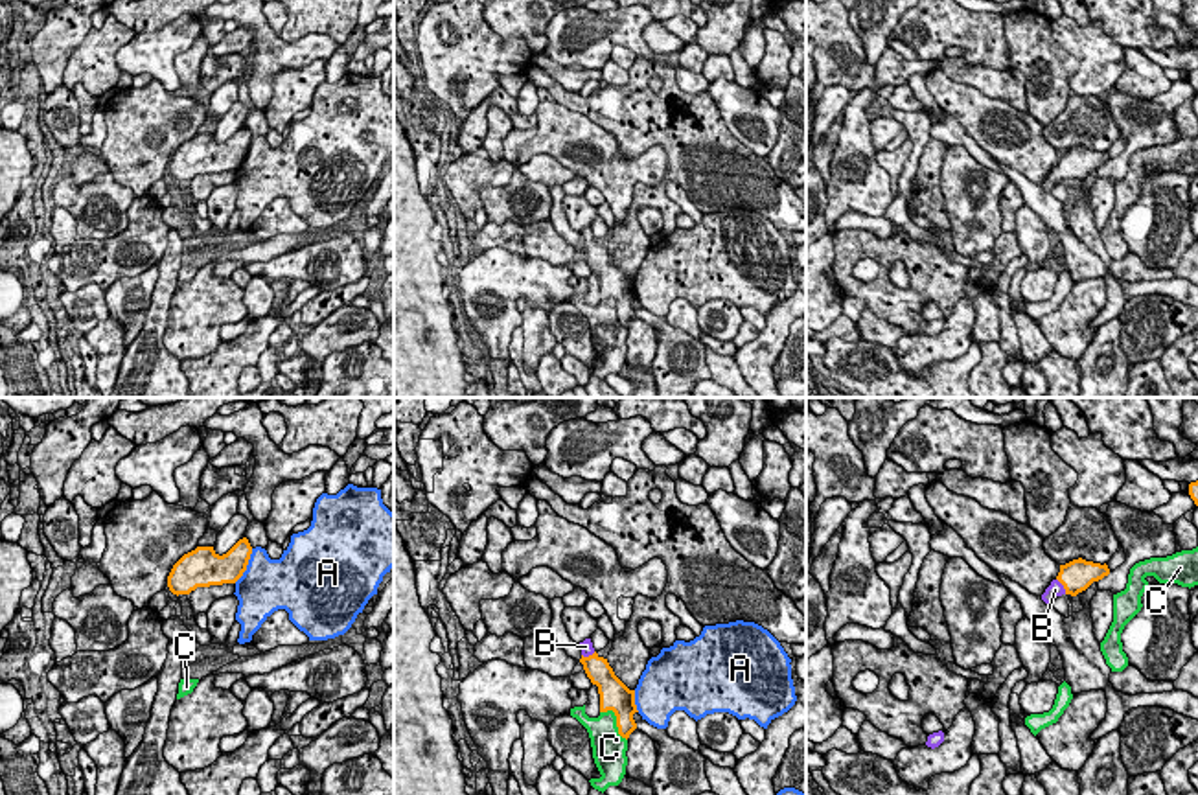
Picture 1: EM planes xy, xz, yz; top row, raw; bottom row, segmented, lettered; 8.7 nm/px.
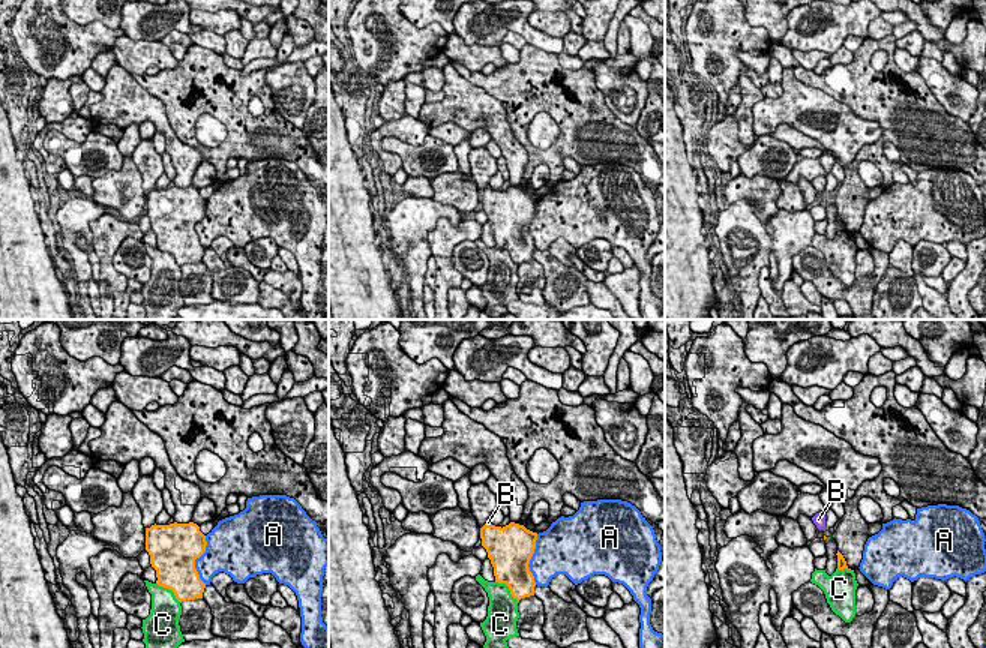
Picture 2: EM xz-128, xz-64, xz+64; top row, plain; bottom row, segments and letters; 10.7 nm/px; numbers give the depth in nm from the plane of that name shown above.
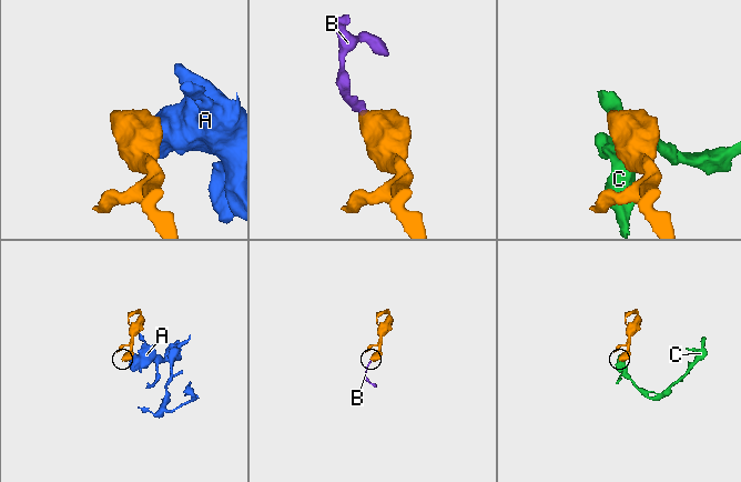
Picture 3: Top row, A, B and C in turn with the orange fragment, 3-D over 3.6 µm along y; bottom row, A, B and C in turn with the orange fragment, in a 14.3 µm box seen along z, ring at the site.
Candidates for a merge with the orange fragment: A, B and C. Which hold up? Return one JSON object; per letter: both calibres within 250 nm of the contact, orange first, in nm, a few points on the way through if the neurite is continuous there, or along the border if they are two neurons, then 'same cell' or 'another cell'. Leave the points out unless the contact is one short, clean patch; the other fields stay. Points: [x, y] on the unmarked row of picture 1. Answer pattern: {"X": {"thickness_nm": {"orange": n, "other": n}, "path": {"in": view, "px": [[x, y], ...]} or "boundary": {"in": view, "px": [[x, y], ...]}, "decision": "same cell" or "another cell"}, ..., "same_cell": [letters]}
{"A": {"thickness_nm": {"orange": 260, "other": 460}, "decision": "another cell"}, "B": {"thickness_nm": {"orange": 280, "other": 130}, "path": {"in": "yz", "px": [[1075, 164], [1062, 172], [1055, 177]]}, "decision": "same cell"}, "C": {"thickness_nm": {"orange": 260, "other": 300}, "decision": "another cell"}, "same_cell": ["B"]}

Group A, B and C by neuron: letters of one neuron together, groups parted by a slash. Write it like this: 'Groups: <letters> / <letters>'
Groups: A / B / C

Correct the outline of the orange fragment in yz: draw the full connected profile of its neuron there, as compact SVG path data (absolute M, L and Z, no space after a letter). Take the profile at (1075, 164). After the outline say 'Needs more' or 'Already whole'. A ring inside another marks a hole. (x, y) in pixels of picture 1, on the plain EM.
M1082 145L1073 147L1066 153L1060 153L1058 164L1051 169L1051 173L1042 182L1042 188L1051 193L1056 184L1071 182L1086 179L1093 169L1102 167L1110 162L1108 153L1086 149Z. Needs more

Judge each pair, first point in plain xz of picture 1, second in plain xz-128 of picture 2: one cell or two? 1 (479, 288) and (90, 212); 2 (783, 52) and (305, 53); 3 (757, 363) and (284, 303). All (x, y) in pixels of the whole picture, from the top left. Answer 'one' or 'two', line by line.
1: one
2: two
3: two

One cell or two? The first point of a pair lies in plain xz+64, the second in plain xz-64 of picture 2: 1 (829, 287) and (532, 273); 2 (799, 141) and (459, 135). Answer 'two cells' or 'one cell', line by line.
1: two cells
2: one cell

